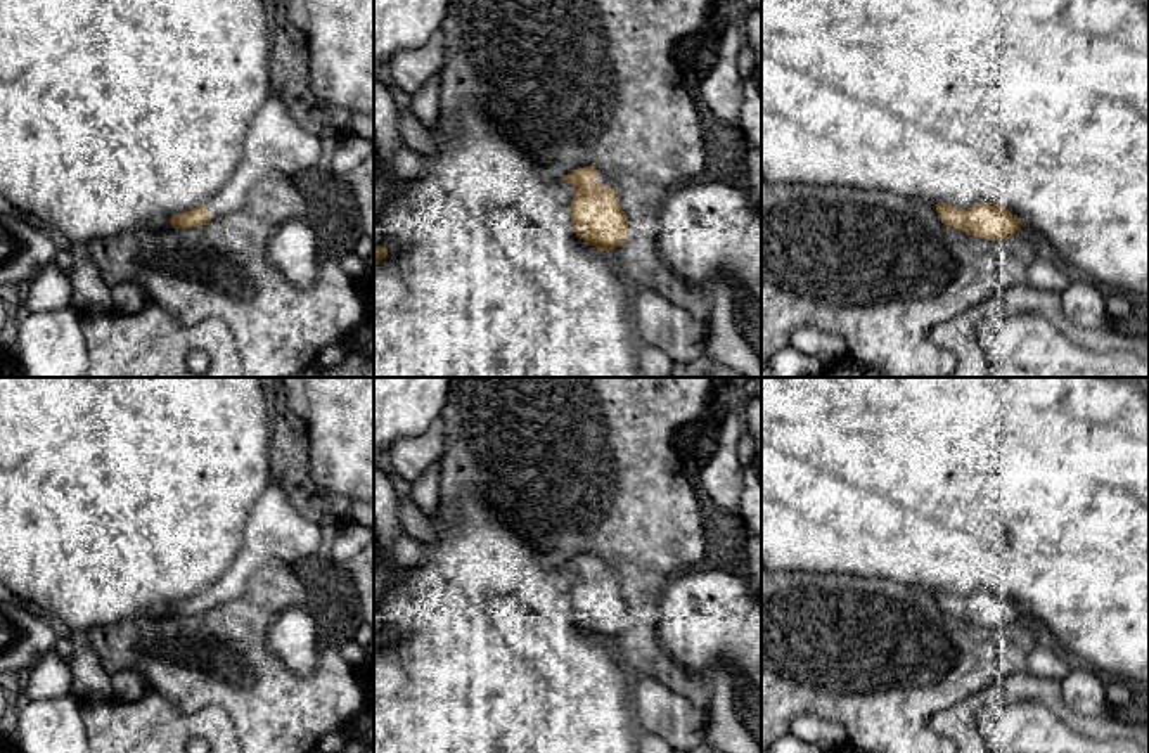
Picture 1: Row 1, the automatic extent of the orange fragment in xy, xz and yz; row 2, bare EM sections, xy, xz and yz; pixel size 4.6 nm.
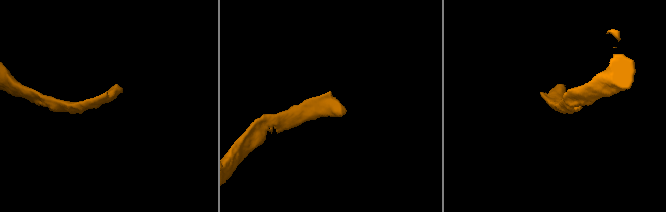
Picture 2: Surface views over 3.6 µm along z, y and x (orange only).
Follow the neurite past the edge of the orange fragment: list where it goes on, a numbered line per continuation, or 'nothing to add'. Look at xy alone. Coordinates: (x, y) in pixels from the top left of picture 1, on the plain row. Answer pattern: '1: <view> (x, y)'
1: xy (274, 530)

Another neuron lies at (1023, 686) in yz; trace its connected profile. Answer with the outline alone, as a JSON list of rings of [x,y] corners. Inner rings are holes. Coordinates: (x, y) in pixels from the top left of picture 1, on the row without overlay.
[[[1023,672],[992,684],[985,689],[983,696],[988,701],[1033,699],[1083,736],[1099,741],[1132,739],[1149,750],[1149,717],[1135,724],[1125,724],[1111,713],[1080,715],[1064,703],[1061,682],[1057,680],[1040,679]]]

